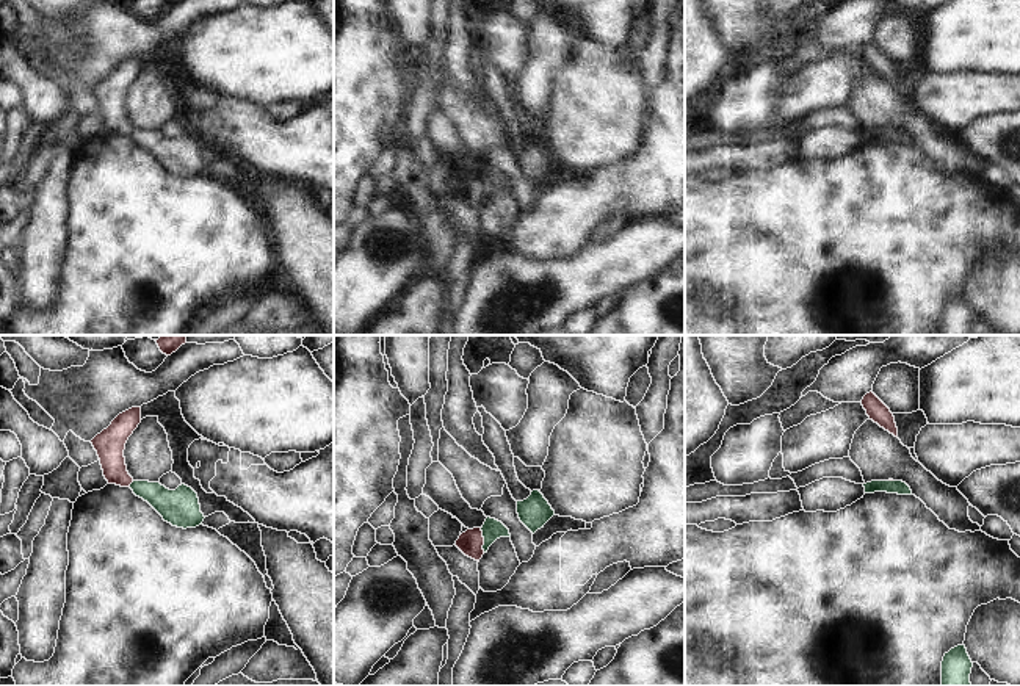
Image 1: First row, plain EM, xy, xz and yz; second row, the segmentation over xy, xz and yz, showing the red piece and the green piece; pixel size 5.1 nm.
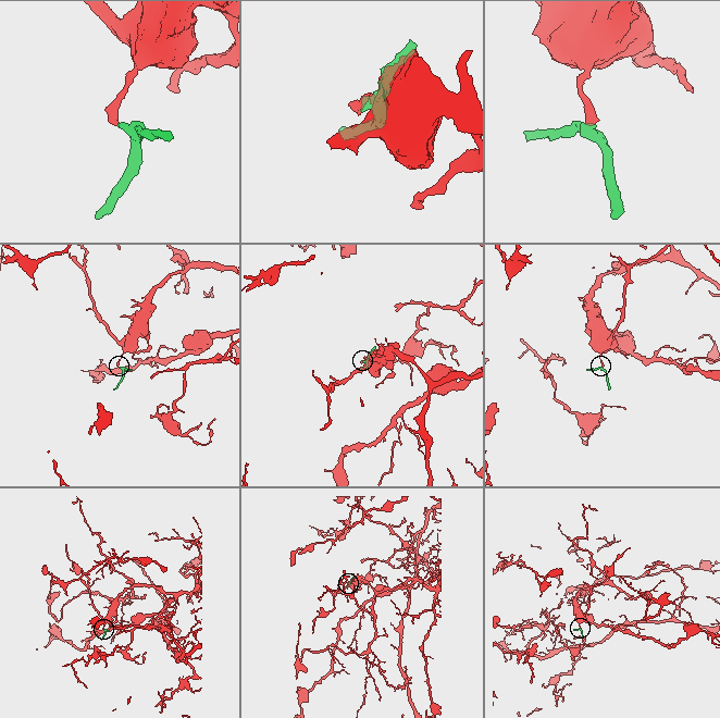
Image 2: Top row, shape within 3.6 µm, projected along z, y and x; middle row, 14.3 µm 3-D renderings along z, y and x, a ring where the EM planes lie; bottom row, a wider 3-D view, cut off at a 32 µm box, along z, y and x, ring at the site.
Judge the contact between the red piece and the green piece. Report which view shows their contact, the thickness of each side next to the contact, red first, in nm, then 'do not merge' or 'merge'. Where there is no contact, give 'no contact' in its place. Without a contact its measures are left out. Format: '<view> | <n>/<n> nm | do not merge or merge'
xz | 130/110 nm | do not merge

